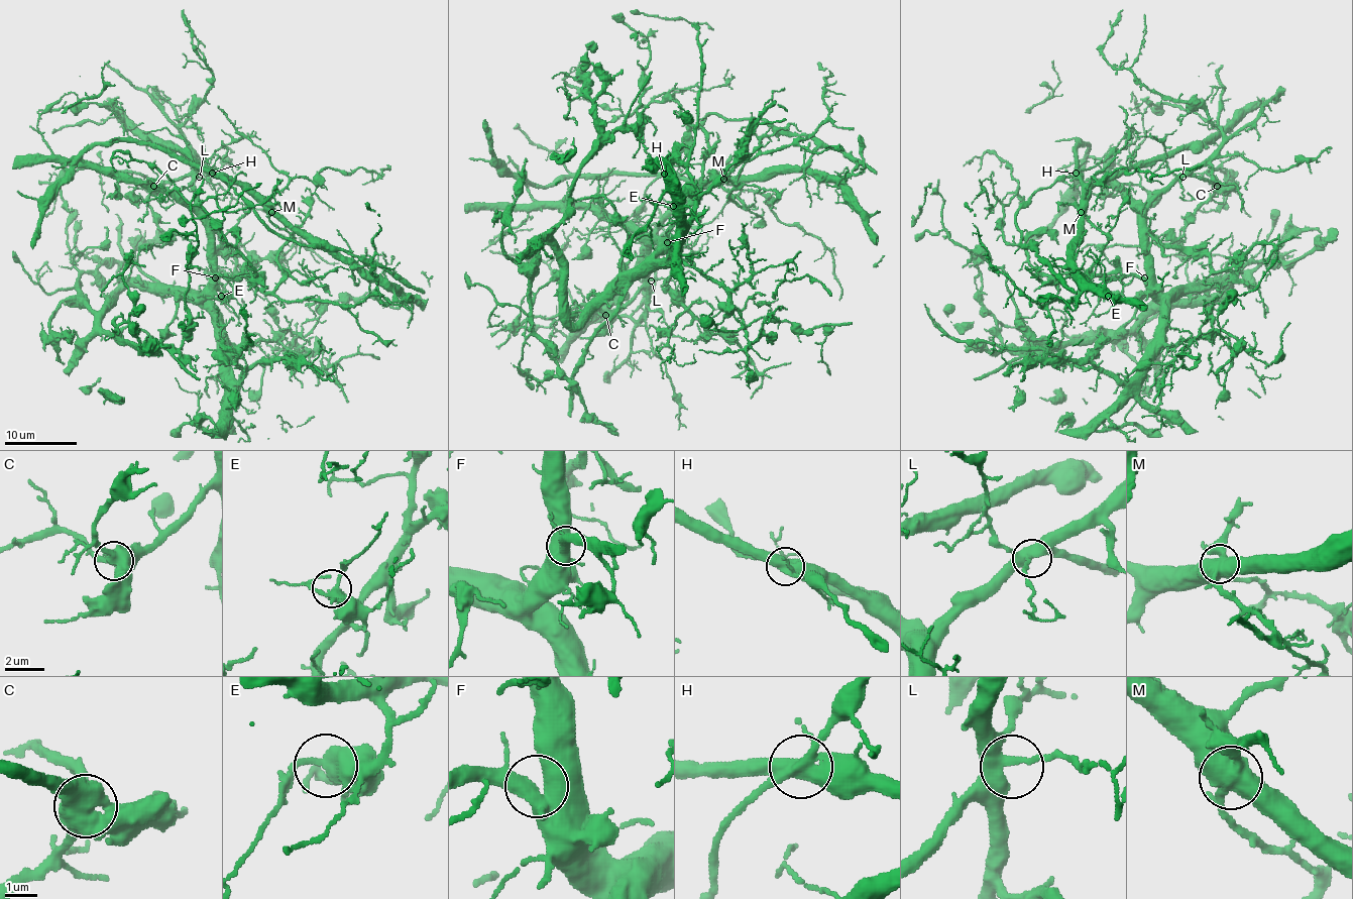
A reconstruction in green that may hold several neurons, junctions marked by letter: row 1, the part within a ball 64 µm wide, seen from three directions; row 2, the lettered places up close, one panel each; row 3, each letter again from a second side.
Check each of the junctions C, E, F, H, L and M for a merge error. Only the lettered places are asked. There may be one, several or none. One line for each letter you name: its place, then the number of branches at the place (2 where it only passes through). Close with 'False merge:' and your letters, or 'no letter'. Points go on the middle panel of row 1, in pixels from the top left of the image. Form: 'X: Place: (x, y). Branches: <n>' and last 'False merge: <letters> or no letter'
H: Place: (664, 174). Branches: 4
M: Place: (723, 179). Branches: 4
False merge: H, M

